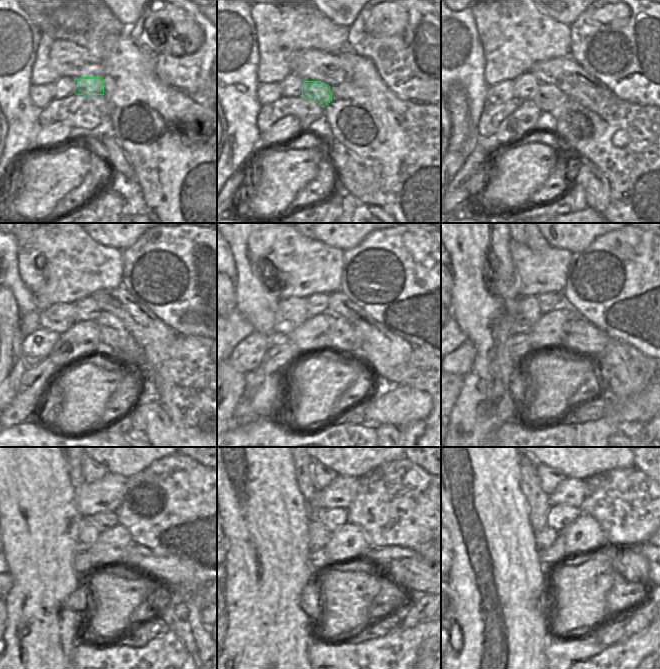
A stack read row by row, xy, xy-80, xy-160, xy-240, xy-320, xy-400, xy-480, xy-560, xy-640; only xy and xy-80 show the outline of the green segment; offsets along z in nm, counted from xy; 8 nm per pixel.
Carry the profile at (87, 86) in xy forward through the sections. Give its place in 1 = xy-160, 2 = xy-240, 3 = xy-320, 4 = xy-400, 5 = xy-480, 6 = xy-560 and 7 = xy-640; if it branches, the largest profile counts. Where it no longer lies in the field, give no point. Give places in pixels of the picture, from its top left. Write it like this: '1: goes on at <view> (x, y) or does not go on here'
1: goes on at xy-160 (547, 98)
2: goes on at xy-240 (113, 334)
3: goes on at xy-320 (345, 341)
4: goes on at xy-400 (580, 337)
5: goes on at xy-480 (139, 560)
6: goes on at xy-560 (401, 565)
7: goes on at xy-640 (644, 549)

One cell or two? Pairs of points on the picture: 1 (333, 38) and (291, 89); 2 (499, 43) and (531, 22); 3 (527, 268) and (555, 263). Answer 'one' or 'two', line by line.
1: two
2: one
3: one

